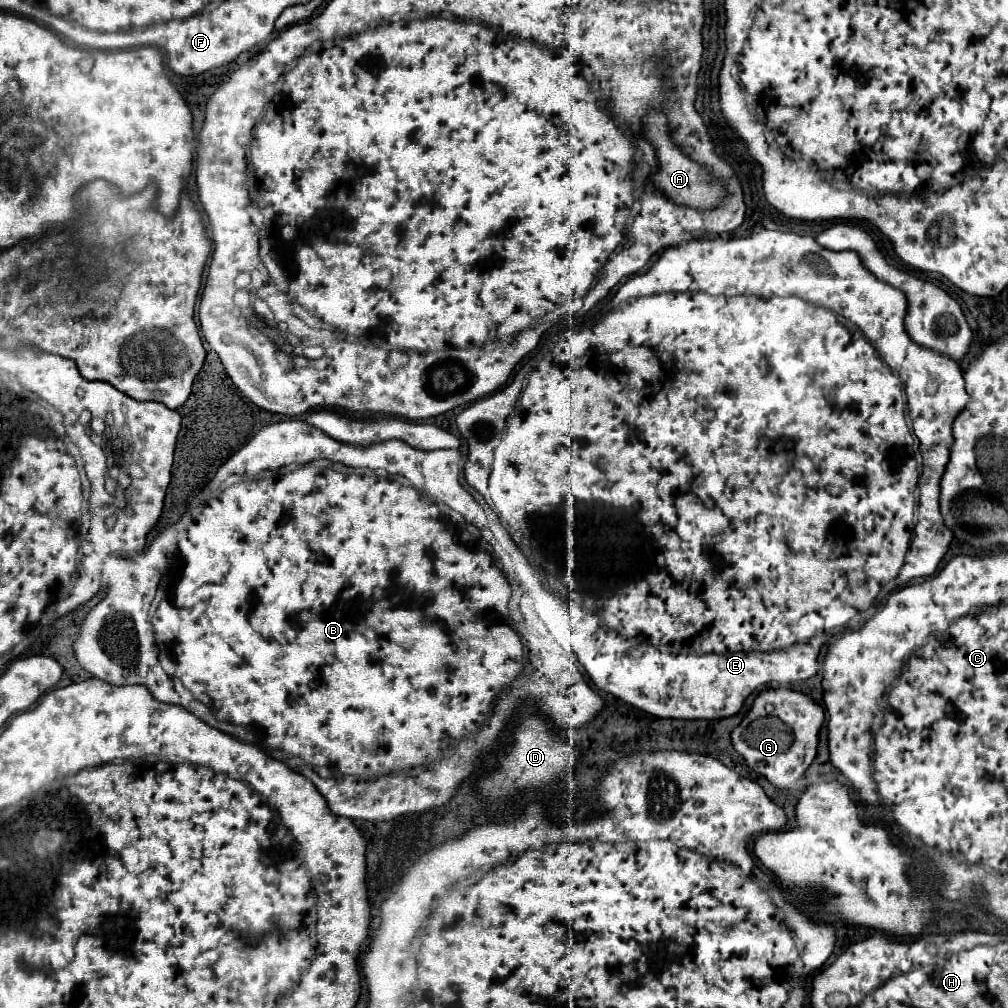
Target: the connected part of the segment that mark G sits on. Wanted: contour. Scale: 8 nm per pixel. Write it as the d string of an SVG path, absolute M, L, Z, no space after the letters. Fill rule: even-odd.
M770 689L756 697L752 709L746 713L742 723L732 731L732 743L734 743L734 749L746 759L750 769L754 769L762 777L766 777L774 787L778 787L782 791L790 791L794 795L796 791L804 789L804 771L810 767L810 763L816 757L818 733L822 729L822 723L824 723L824 711L818 703L814 703L812 697L798 693L798 691L790 691L790 689ZM766 703L774 703L772 713L766 711ZM772 721L774 723L782 721L782 725L788 725L788 727L774 727Z

